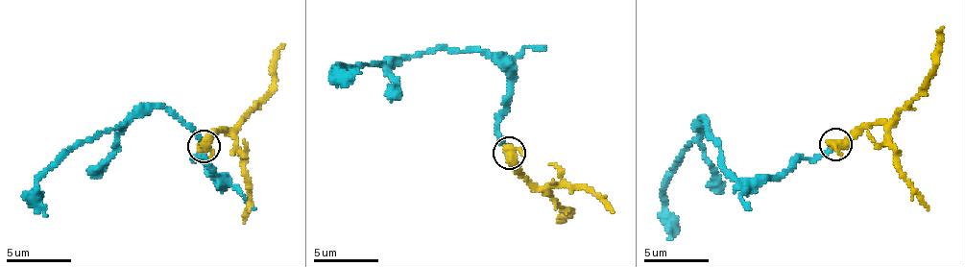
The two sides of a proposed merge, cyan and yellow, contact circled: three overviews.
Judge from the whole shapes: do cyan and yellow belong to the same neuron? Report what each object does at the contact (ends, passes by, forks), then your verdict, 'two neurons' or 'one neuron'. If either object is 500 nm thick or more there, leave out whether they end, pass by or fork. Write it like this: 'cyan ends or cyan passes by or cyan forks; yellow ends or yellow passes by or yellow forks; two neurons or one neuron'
cyan ends; yellow passes by; two neurons

